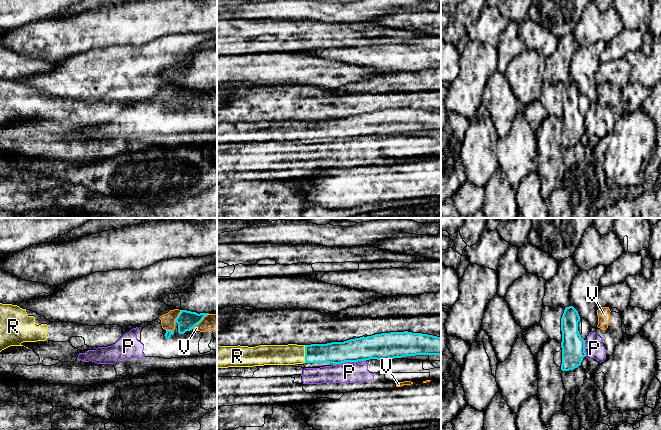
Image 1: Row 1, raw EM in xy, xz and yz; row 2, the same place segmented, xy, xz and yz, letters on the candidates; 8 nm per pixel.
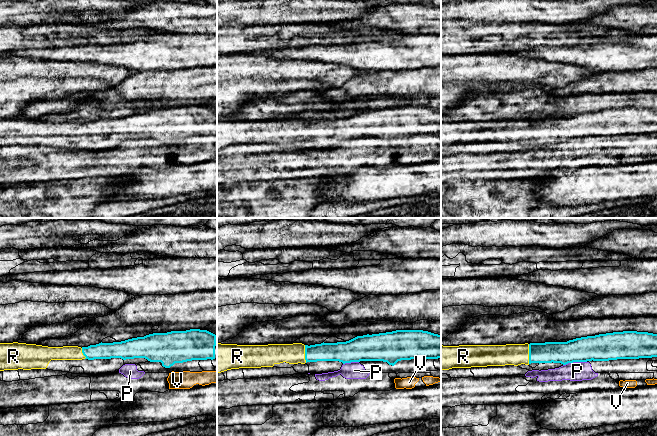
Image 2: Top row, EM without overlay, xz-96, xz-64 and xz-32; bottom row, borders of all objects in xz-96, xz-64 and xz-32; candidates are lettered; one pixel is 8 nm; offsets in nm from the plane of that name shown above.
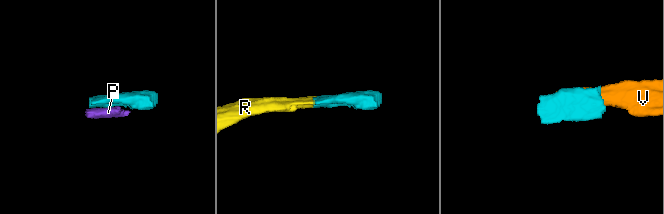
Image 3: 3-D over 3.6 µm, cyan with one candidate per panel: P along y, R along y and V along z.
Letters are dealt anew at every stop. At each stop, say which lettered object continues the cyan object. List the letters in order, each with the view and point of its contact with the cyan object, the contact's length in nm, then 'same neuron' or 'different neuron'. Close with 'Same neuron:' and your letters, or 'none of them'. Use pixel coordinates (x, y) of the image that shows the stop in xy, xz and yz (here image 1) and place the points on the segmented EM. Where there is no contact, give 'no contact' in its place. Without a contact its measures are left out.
P: contact xz (349, 361); length 260 nm; different neuron
R: contact xz (305, 354); length 140 nm; same neuron
V: contact xy (200, 321); length 180 nm; different neuron
Same neuron: R

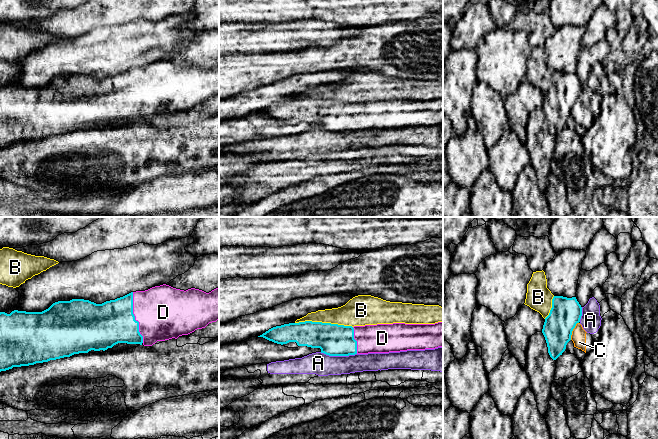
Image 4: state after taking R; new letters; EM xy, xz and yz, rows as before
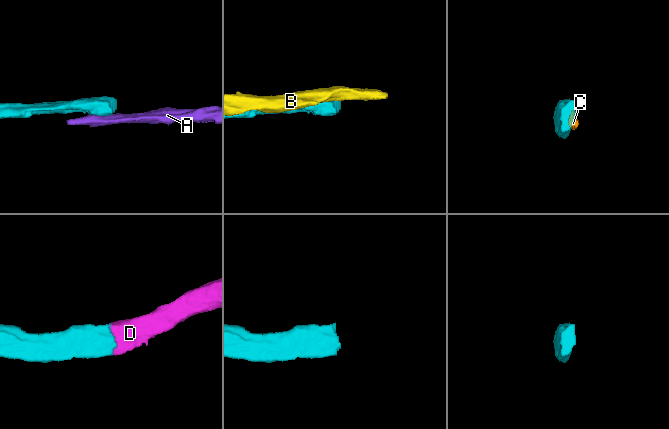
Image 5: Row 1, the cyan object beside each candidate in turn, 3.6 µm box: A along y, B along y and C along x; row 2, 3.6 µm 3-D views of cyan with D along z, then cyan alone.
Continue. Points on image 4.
A: contact xz (338, 355); length 300 nm; different neuron
B: contact xz (324, 323); length 460 nm; different neuron
C: contact yz (572, 330); length 160 nm; different neuron
D: contact xy (134, 317); length 420 nm; same neuron
Same neuron: D

